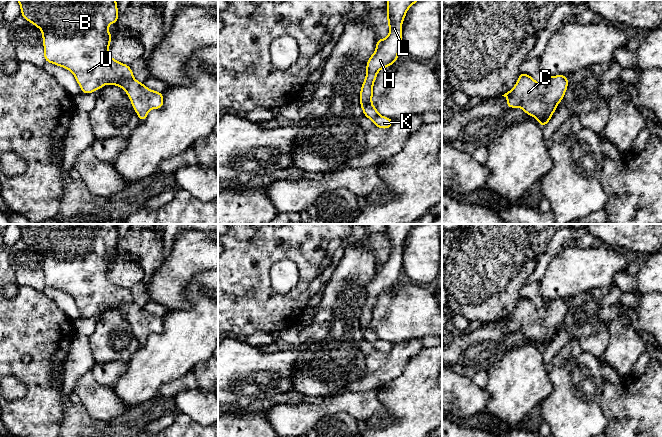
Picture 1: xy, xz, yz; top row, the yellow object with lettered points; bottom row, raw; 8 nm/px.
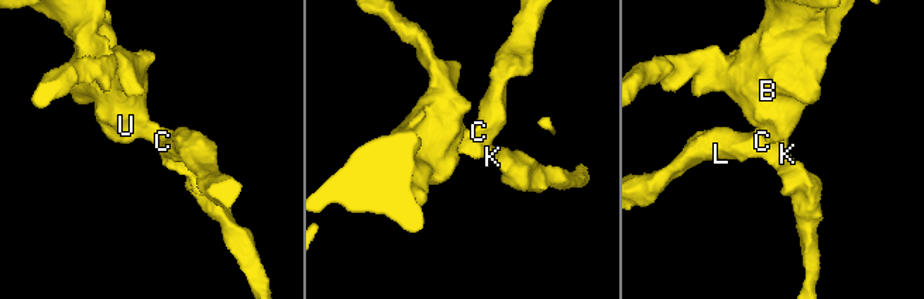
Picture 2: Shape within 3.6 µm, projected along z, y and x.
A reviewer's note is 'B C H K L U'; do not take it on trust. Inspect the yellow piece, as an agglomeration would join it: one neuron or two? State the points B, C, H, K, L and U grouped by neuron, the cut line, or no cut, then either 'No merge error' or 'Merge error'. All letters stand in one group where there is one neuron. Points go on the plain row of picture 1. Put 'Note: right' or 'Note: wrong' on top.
Note: right
Groups: B C H K L U. No split. No merge error

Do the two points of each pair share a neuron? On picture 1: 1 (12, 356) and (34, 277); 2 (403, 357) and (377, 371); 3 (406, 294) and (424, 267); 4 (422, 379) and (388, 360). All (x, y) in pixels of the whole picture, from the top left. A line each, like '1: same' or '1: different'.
1: different
2: same
3: different
4: different

